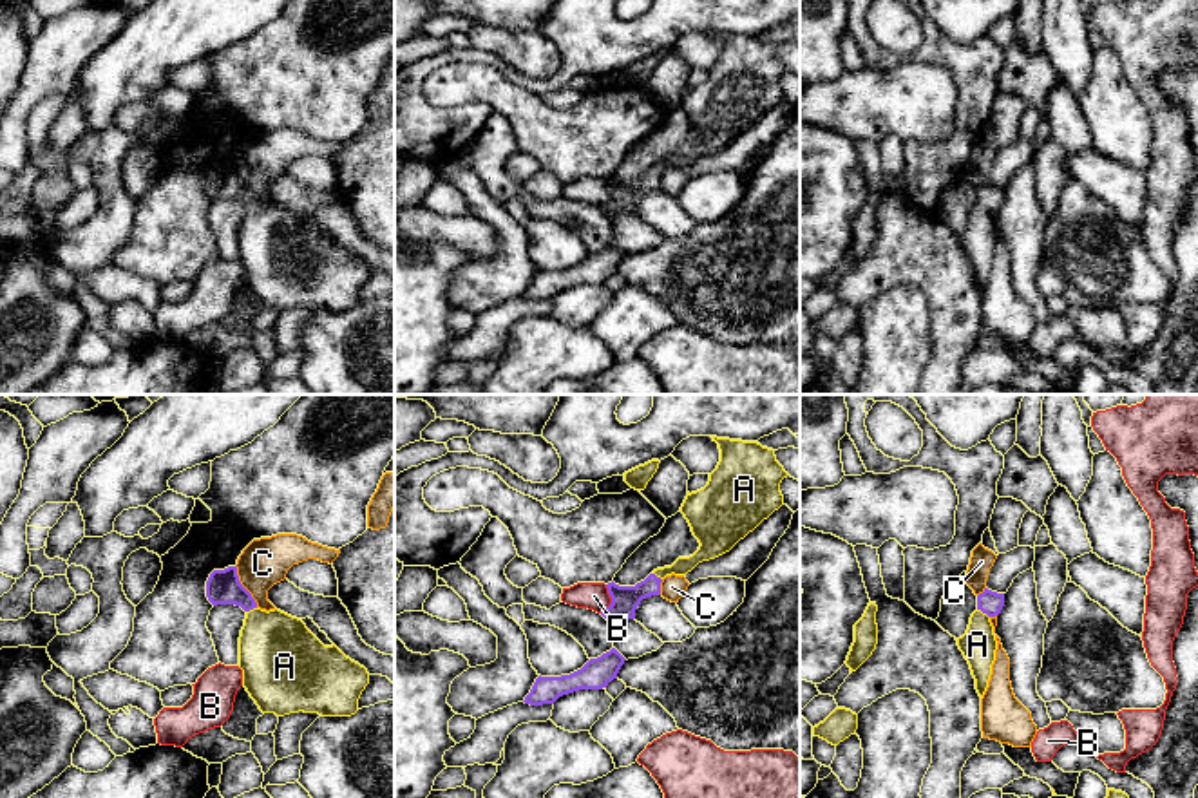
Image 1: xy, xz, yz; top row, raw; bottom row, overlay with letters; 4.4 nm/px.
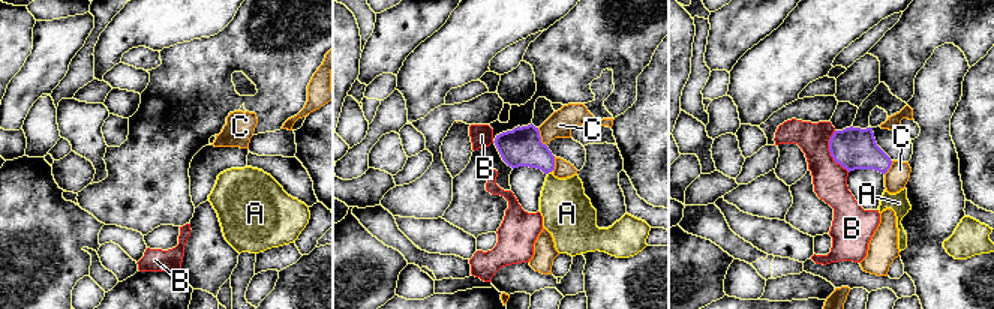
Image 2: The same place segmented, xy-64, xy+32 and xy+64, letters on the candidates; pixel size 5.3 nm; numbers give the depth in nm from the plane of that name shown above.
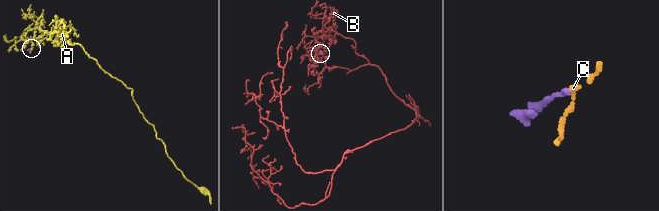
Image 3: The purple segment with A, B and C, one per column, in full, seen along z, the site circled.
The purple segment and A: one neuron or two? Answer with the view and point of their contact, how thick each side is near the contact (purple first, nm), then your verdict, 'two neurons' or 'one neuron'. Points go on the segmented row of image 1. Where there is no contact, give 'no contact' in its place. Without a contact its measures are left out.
contact yz (983, 612); calibres 110 and 160 nm; one neuron

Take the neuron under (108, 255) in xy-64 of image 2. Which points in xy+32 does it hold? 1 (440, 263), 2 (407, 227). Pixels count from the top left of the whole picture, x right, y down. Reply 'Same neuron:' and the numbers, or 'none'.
Same neuron: 1

